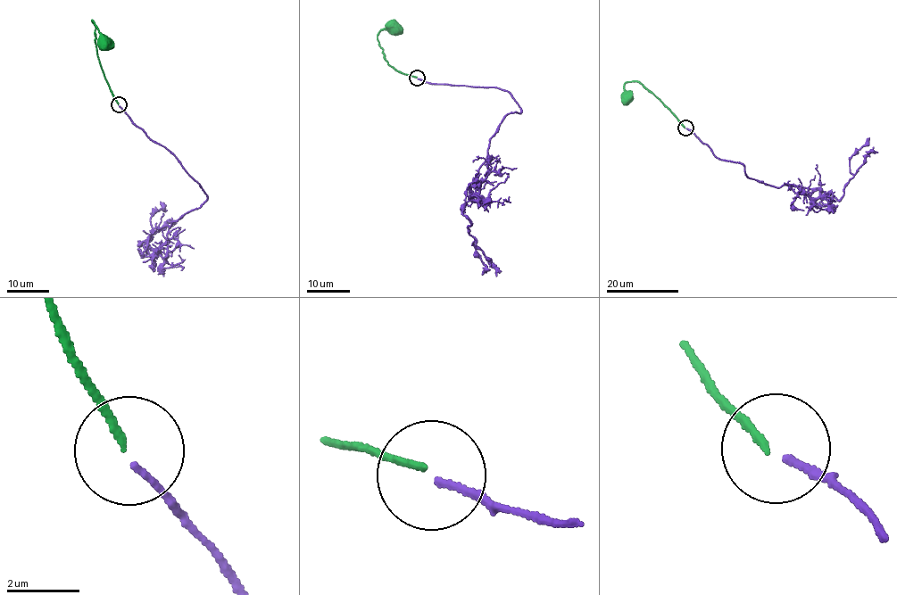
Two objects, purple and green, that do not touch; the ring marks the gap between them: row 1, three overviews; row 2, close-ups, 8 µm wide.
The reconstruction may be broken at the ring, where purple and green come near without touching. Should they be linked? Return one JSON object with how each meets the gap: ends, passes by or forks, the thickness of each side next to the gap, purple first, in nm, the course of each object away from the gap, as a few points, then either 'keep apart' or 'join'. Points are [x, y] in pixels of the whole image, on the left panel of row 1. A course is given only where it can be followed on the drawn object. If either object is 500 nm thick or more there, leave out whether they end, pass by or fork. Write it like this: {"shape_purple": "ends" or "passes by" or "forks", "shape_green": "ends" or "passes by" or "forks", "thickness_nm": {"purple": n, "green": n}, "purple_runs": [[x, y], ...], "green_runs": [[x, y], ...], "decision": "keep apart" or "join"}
{"shape_purple": "ends", "shape_green": "ends", "thickness_nm": {"purple": 180, "green": 240}, "purple_runs": [[119, 106], [207, 196], [170, 227], [151, 233], [142, 258], [138, 249], [145, 253], [160, 202]], "green_runs": [[118, 104], [98, 60], [92, 20], [109, 41], [106, 45]], "decision": "keep apart"}

